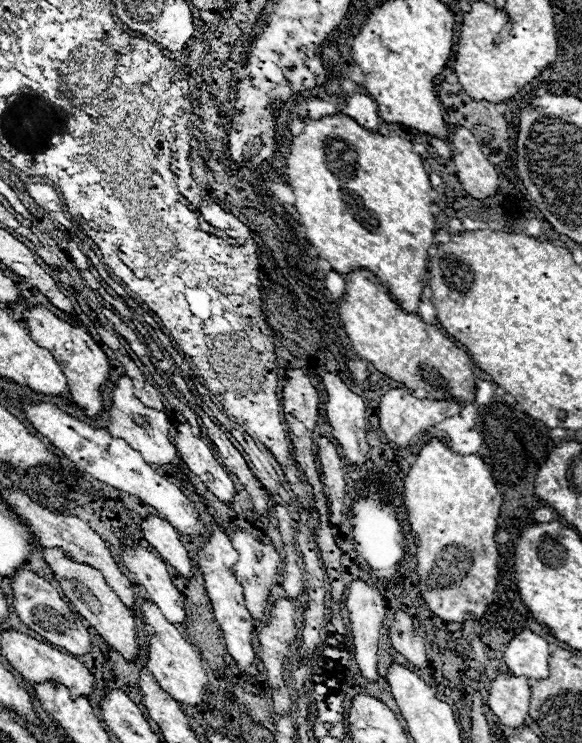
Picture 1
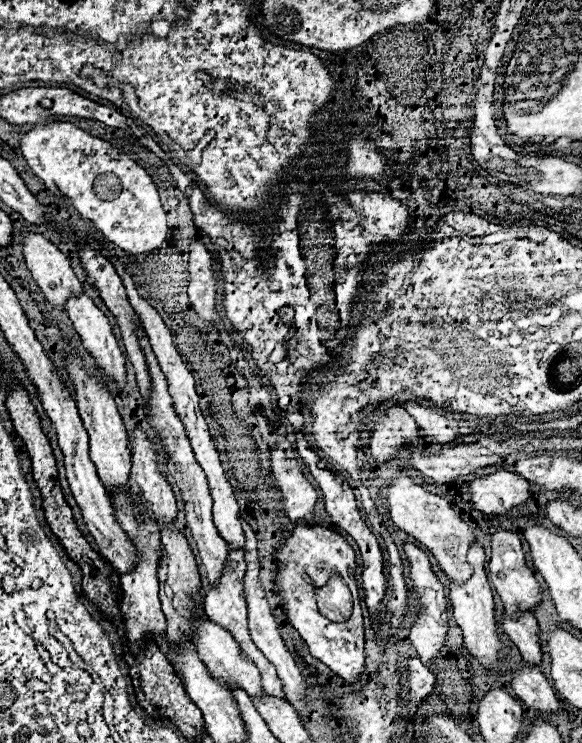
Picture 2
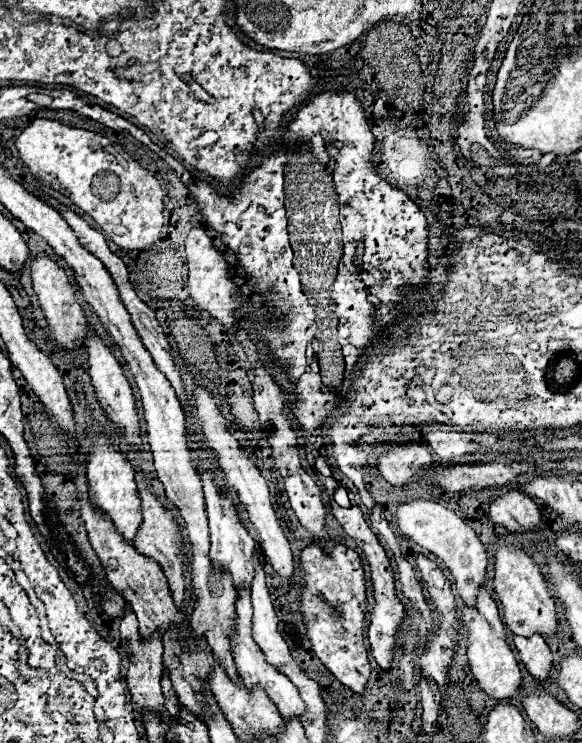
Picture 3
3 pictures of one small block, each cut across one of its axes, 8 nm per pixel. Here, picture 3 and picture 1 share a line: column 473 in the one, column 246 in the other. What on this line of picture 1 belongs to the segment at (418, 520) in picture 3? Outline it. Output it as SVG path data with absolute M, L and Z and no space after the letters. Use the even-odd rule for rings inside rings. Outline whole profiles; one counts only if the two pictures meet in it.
M234 530L230 534L230 542L238 552L238 562L232 566L232 572L236 572L236 580L240 580L240 586L244 588L244 602L254 620L266 620L270 586L278 582L278 568L282 566L282 558L278 556L272 544L264 544L258 536L252 536L248 530Z

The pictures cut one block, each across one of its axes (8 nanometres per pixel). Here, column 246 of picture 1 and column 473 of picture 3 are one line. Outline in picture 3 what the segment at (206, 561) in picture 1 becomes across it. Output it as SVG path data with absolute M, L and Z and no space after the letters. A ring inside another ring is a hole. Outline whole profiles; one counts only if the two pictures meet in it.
M482 588L476 600L476 608L462 606L460 618L468 630L468 660L472 674L476 676L480 688L492 698L492 700L512 700L520 694L522 688L522 674L518 668L518 662L514 658L514 652L510 650L510 644L506 644L506 632L502 626L502 620L498 616L496 602L490 598L490 594Z

